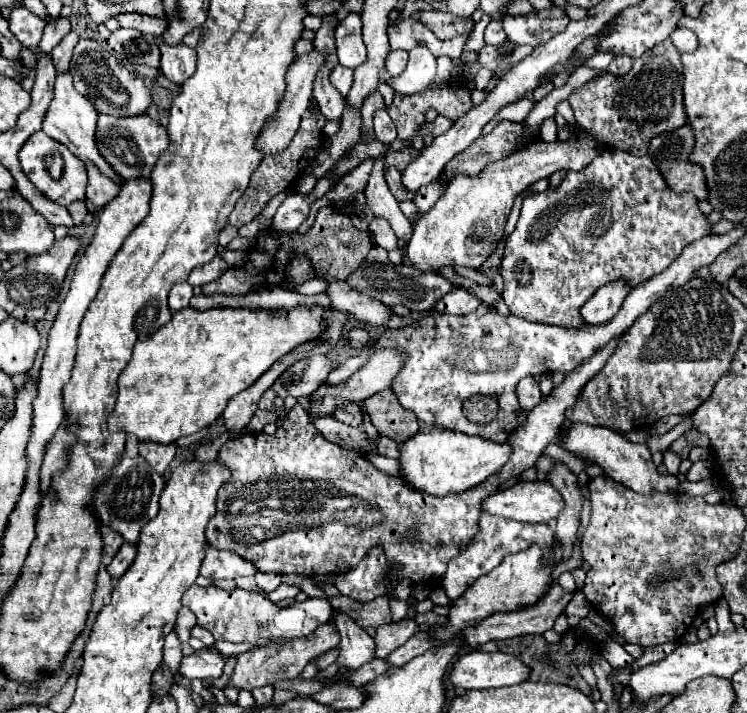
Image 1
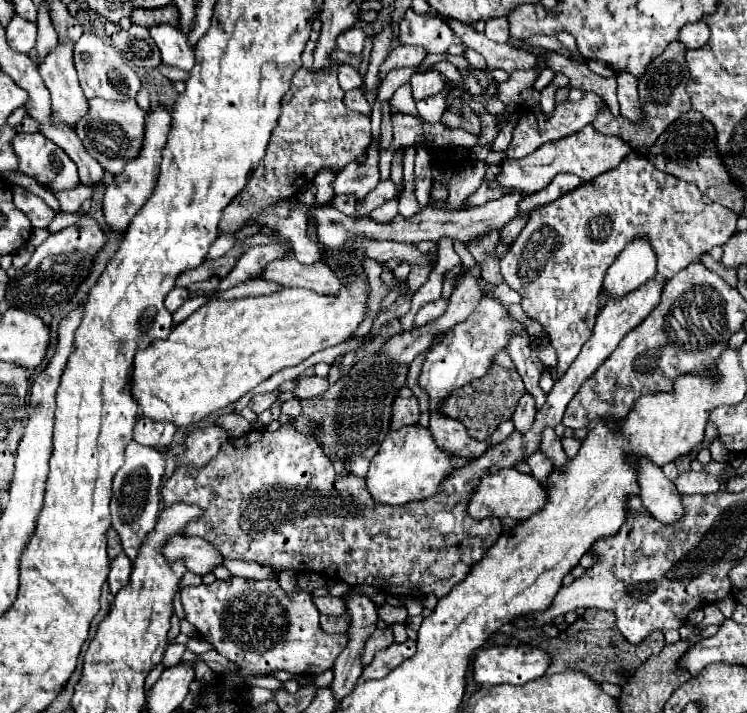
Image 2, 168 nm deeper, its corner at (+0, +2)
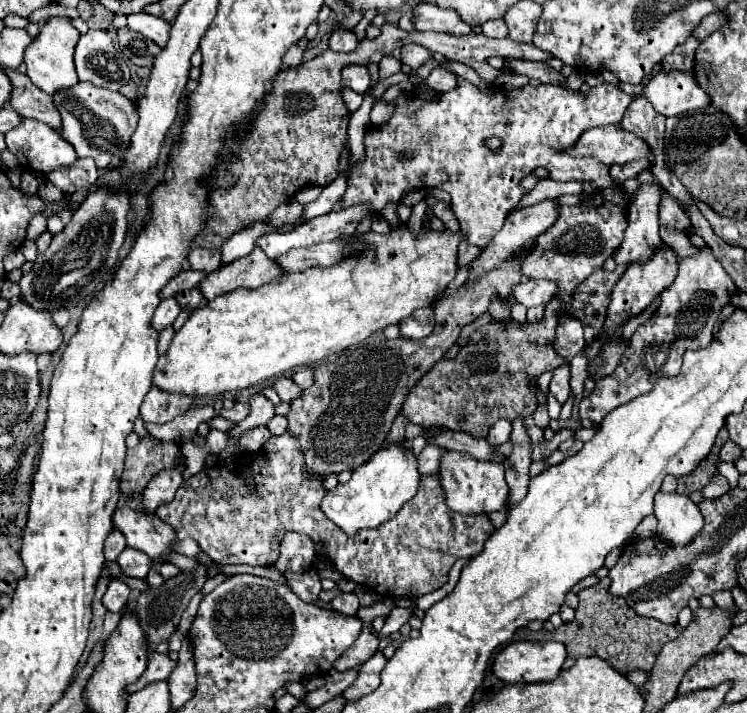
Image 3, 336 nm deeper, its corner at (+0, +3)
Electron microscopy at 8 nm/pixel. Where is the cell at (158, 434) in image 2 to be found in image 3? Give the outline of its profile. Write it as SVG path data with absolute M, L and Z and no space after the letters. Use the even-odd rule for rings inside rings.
M153 385L141 403L141 417L143 421L151 423L167 423L177 415L183 415L193 405L193 401L195 399L189 395L169 393Z

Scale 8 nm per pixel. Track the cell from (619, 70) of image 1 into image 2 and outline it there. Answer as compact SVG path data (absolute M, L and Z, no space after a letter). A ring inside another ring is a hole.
M625 70L615 72L617 78L617 98L621 104L621 114L627 116L633 122L641 122L643 114L639 108L639 96L637 96L637 78Z

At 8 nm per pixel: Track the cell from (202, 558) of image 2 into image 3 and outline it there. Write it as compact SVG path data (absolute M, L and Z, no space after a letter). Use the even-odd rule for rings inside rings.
M117 507L113 513L113 525L125 535L127 547L147 553L153 561L167 555L175 541L175 531L157 515L133 511L131 507Z

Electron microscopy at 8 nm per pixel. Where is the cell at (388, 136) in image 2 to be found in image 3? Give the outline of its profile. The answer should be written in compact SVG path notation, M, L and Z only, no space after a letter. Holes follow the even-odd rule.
M387 55L379 61L379 79L385 79L401 69L401 61L397 61L393 55Z

